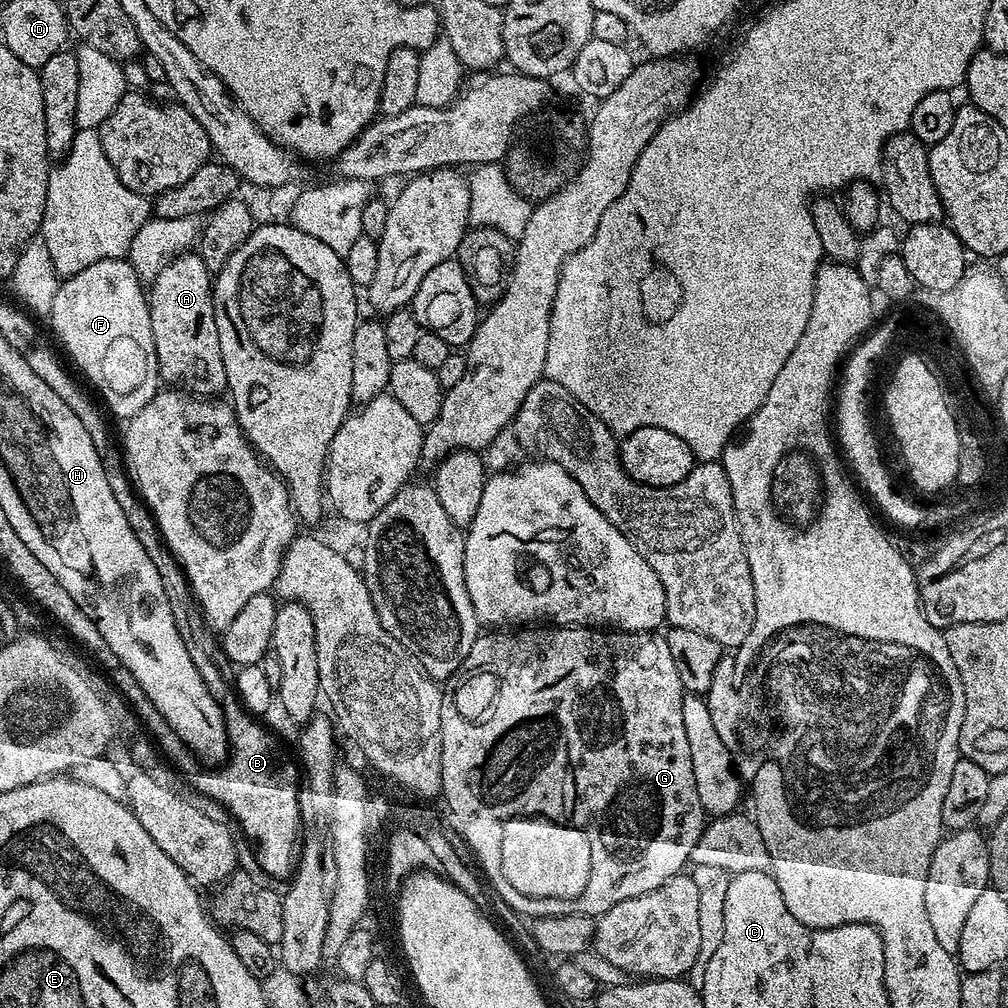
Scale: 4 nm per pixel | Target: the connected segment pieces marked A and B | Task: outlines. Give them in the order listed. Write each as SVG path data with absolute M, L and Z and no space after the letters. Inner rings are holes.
M198 254L173 257L150 286L148 309L150 330L154 330L154 346L160 367L160 379L165 385L175 386L190 394L216 396L227 389L226 366L222 366L222 346L218 342L218 322L214 318L212 281L208 268Z
M226 687L219 702L228 725L228 758L215 770L205 770L190 787L227 809L240 824L264 872L280 882L291 879L304 841L297 761L292 761L287 750L256 721L259 719L241 705L235 687Z

